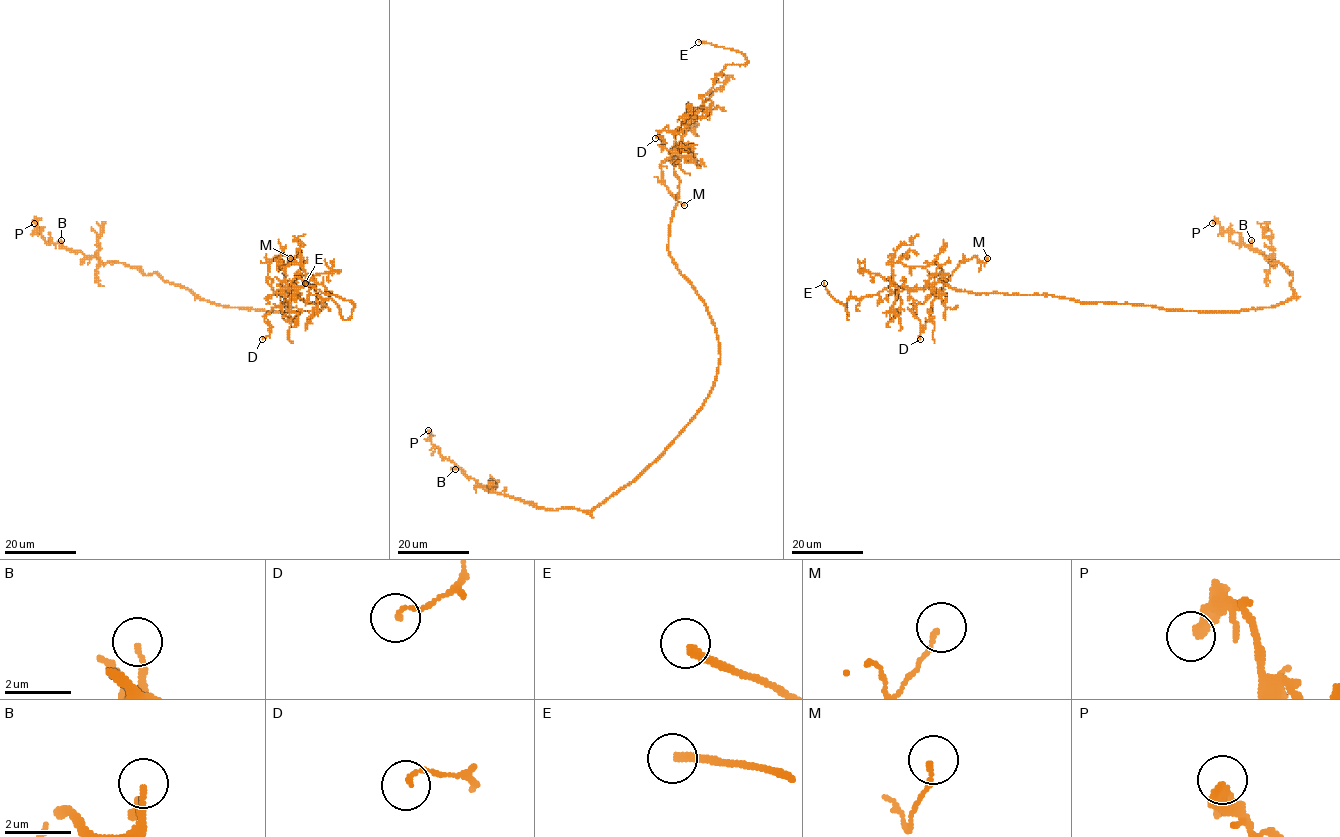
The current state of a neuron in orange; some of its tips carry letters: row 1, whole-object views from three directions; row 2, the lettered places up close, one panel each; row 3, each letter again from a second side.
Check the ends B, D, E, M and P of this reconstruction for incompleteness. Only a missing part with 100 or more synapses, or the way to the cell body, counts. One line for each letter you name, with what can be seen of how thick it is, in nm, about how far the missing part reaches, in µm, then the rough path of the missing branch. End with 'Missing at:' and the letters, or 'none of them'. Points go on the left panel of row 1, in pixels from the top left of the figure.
E: calibre 240 nm; missing 40 µm
Missing at: E

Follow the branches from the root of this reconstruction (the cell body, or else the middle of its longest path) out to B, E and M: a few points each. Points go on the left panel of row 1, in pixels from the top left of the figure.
B: (326, 304), (302, 311), (220, 306), (155, 273), (142, 275), (122, 263), (102, 263), (75, 252), (61, 240)
E: (326, 304), (274, 294), (285, 293), (282, 281), (308, 284), (351, 316), (351, 301), (305, 283)
M: (326, 304), (274, 294), (288, 285), (273, 289), (269, 262), (290, 258)

